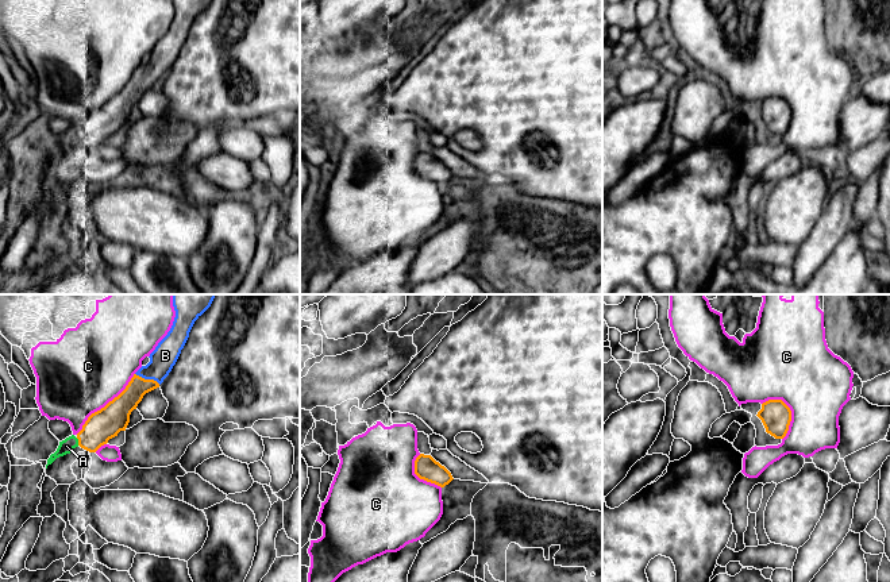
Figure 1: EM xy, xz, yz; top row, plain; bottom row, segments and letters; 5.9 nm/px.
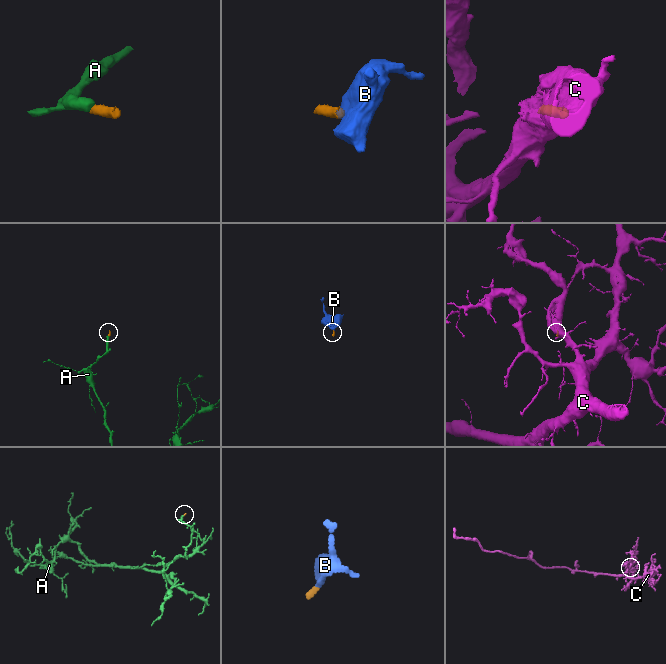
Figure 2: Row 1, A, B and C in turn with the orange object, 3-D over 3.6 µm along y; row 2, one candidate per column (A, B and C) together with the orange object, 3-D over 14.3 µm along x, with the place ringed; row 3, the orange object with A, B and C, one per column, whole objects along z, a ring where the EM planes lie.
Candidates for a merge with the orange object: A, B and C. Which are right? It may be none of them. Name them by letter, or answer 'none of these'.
A, B

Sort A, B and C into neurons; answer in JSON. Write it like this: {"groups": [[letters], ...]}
{"groups": [["A", "B"], ["C"]]}

